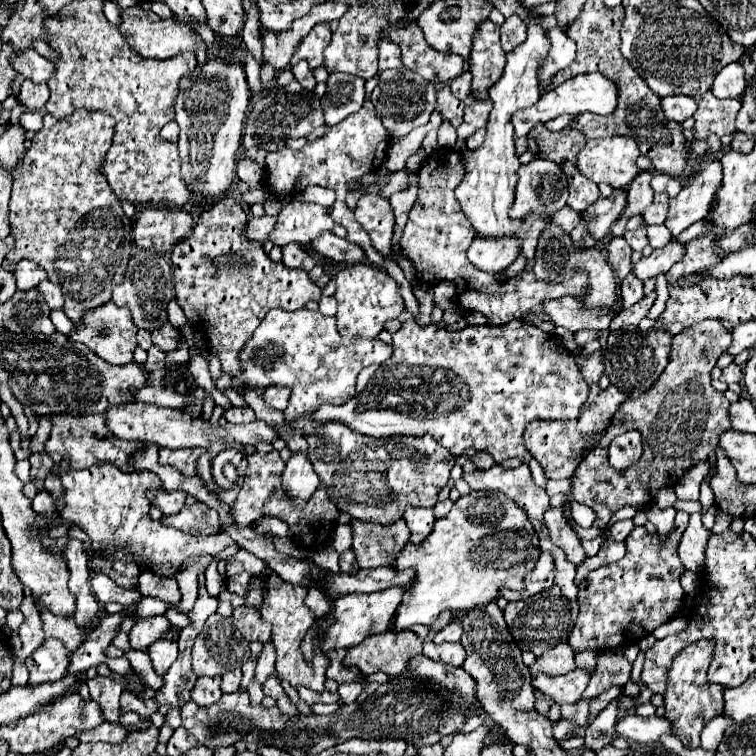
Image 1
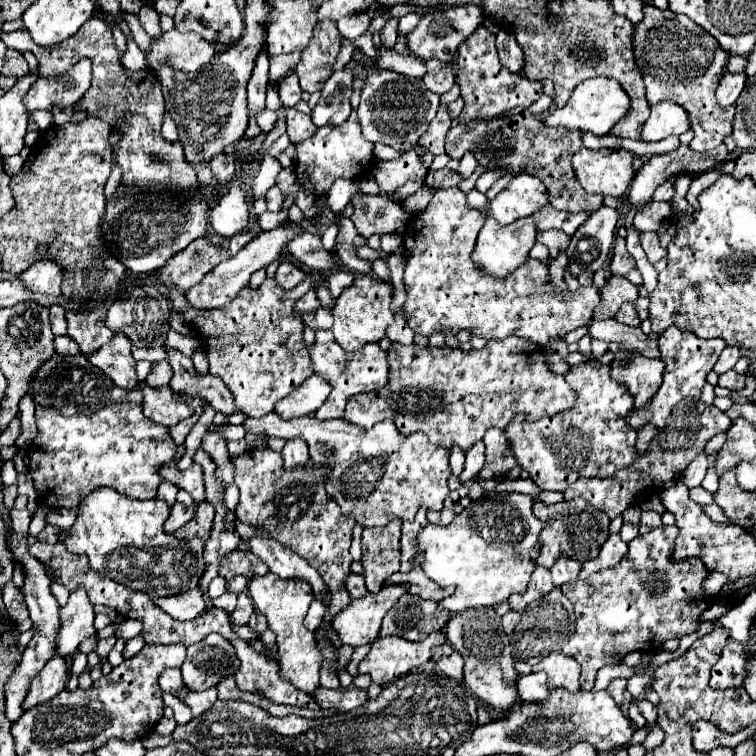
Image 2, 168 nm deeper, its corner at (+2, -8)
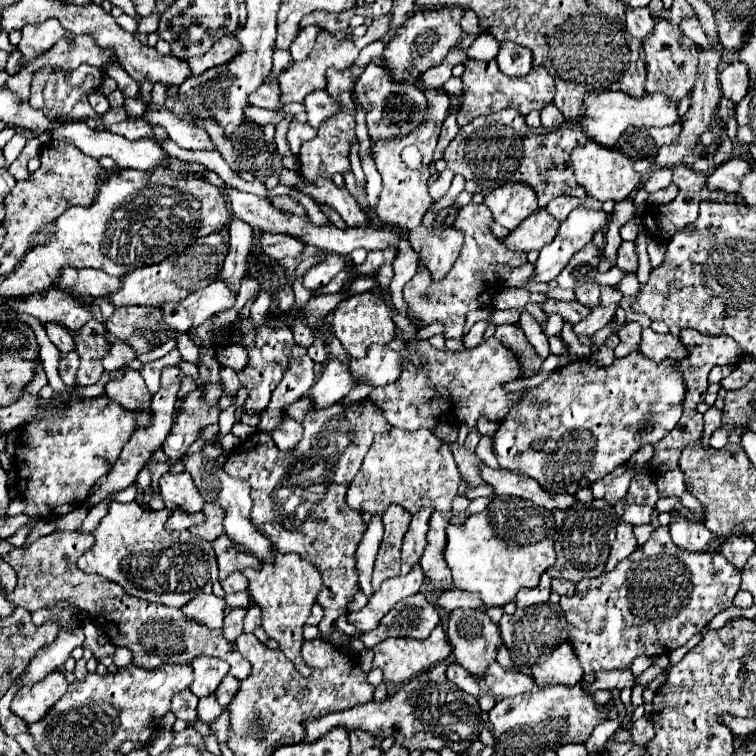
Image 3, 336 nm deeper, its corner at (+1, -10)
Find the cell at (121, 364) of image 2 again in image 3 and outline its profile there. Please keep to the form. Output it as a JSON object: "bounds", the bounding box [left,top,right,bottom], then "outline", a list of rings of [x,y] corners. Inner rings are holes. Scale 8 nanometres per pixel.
{"bounds":[104,366,152,428],"outline":[[[124,366],[124,378],[108,382],[104,394],[110,400],[118,402],[122,408],[140,412],[140,420],[136,420],[136,428],[148,428],[152,424],[152,408],[150,408],[152,396],[140,372]]]}

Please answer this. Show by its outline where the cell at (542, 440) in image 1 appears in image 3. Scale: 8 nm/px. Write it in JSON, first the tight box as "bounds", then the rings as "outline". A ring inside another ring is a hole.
{"bounds":[492,352,686,494],"outline":[[[632,352],[624,358],[616,358],[614,364],[606,368],[596,366],[590,360],[570,362],[552,372],[540,386],[530,388],[530,392],[534,400],[540,400],[540,404],[544,404],[544,400],[550,400],[550,404],[540,408],[540,404],[536,406],[530,400],[522,400],[516,408],[512,408],[512,412],[508,412],[508,416],[500,422],[498,440],[494,438],[492,444],[494,454],[498,454],[498,464],[500,468],[516,470],[534,478],[546,492],[576,494],[580,488],[586,488],[610,474],[616,466],[626,464],[640,446],[662,440],[680,420],[686,388],[684,376],[680,376],[674,360],[656,364],[640,352]]]}

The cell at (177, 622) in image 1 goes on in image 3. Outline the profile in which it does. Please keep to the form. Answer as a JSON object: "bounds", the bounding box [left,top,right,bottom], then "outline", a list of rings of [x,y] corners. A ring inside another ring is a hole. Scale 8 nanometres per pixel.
{"bounds":[4,530,250,680],"outline":[[[56,530],[48,536],[38,538],[28,548],[10,550],[4,560],[16,570],[18,584],[14,592],[6,594],[6,598],[16,606],[26,608],[28,612],[36,612],[60,600],[72,602],[76,608],[90,616],[90,620],[108,636],[108,640],[116,648],[128,646],[128,650],[132,650],[132,664],[144,670],[156,670],[164,664],[192,664],[196,656],[214,656],[230,664],[230,676],[238,680],[250,676],[248,660],[240,656],[232,642],[224,640],[222,630],[204,628],[200,622],[188,620],[188,616],[180,614],[178,608],[132,598],[122,590],[120,584],[110,582],[102,576],[90,576],[80,572],[76,560],[88,548],[92,548],[92,542],[92,534],[84,534],[78,530]]]}

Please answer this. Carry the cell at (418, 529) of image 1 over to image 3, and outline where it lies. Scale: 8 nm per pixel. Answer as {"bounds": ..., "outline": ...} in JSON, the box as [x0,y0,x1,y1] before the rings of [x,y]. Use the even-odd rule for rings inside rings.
{"bounds":[400,508,434,574],"outline":[[[420,508],[420,512],[416,512],[416,516],[412,516],[410,528],[408,528],[408,532],[404,536],[404,544],[402,544],[402,572],[400,574],[408,574],[412,570],[412,566],[420,562],[420,556],[426,546],[428,520],[430,520],[432,512],[434,512],[434,508]]]}

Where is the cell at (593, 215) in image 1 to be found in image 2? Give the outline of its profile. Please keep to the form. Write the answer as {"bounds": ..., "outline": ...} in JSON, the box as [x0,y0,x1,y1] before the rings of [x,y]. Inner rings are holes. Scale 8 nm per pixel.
{"bounds":[567,206,619,276],"outline":[[[609,206],[595,210],[571,236],[567,256],[569,270],[577,276],[581,270],[599,270],[615,240],[619,212]]]}

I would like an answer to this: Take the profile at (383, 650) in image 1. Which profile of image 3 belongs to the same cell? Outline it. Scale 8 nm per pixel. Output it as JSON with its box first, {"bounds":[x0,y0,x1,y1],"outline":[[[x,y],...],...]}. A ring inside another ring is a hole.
{"bounds":[374,624,452,684],"outline":[[[438,624],[426,640],[414,640],[414,638],[386,638],[386,640],[382,640],[380,644],[374,646],[374,666],[384,670],[386,682],[402,684],[402,682],[412,680],[418,672],[424,672],[430,666],[446,660],[450,656],[450,652],[452,652],[452,646],[448,644],[442,624]]]}

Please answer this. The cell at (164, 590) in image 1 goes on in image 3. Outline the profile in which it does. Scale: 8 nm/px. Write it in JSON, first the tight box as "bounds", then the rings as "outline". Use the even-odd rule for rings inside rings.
{"bounds":[180,594,224,628],"outline":[[[200,594],[190,604],[180,608],[186,616],[194,618],[200,624],[206,624],[208,628],[222,628],[224,618],[224,600],[214,594]]]}

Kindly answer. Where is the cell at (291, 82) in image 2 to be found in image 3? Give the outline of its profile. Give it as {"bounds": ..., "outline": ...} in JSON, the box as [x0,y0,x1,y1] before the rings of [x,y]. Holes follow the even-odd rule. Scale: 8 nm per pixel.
{"bounds":[248,82,282,110],"outline":[[[276,82],[262,84],[256,92],[252,92],[252,96],[248,96],[248,100],[254,106],[266,108],[266,110],[278,110],[282,106],[282,102],[280,102],[280,88],[278,88]]]}

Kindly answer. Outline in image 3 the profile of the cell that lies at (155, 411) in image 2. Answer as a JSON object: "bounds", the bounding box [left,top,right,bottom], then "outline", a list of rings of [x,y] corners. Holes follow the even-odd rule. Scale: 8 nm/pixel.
{"bounds":[162,390,222,460],"outline":[[[194,390],[184,398],[182,412],[176,416],[176,424],[162,444],[162,450],[170,460],[180,460],[206,426],[218,424],[218,414],[222,408],[218,404],[206,404],[202,396],[202,390]]]}

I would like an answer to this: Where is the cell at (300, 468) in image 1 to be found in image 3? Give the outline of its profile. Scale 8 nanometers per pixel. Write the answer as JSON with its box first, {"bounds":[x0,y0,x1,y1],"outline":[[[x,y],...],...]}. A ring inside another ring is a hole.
{"bounds":[272,418,302,450],"outline":[[[284,418],[280,428],[276,428],[276,432],[272,432],[272,440],[276,442],[276,446],[280,450],[292,450],[302,436],[302,426],[300,422],[296,422],[294,418]]]}

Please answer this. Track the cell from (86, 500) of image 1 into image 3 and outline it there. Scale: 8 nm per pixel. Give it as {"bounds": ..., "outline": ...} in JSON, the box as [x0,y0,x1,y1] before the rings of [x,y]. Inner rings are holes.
{"bounds":[78,502,218,608],"outline":[[[112,502],[108,514],[102,518],[100,526],[94,530],[96,544],[78,560],[78,568],[86,574],[98,574],[108,578],[110,582],[120,584],[130,596],[148,600],[148,602],[162,602],[166,606],[182,608],[194,596],[212,592],[212,584],[218,582],[218,566],[216,554],[206,540],[176,540],[174,534],[164,530],[164,522],[170,518],[170,510],[144,510],[136,502]]]}

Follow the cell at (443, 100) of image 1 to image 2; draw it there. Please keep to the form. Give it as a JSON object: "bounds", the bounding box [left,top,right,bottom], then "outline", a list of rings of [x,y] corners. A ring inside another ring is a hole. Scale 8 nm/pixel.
{"bounds":[445,108,603,212],"outline":[[[515,108],[507,112],[513,116],[513,126],[499,122],[499,118],[493,120],[477,120],[473,124],[457,124],[447,132],[445,139],[446,153],[451,158],[461,158],[465,150],[475,152],[477,160],[489,170],[505,166],[509,172],[527,172],[533,176],[539,176],[543,184],[547,186],[551,194],[551,204],[559,210],[567,212],[581,212],[581,210],[595,210],[601,206],[603,196],[601,194],[589,194],[585,192],[571,168],[573,154],[583,146],[581,132],[579,130],[567,130],[567,128],[549,128],[541,124],[527,108]]]}

